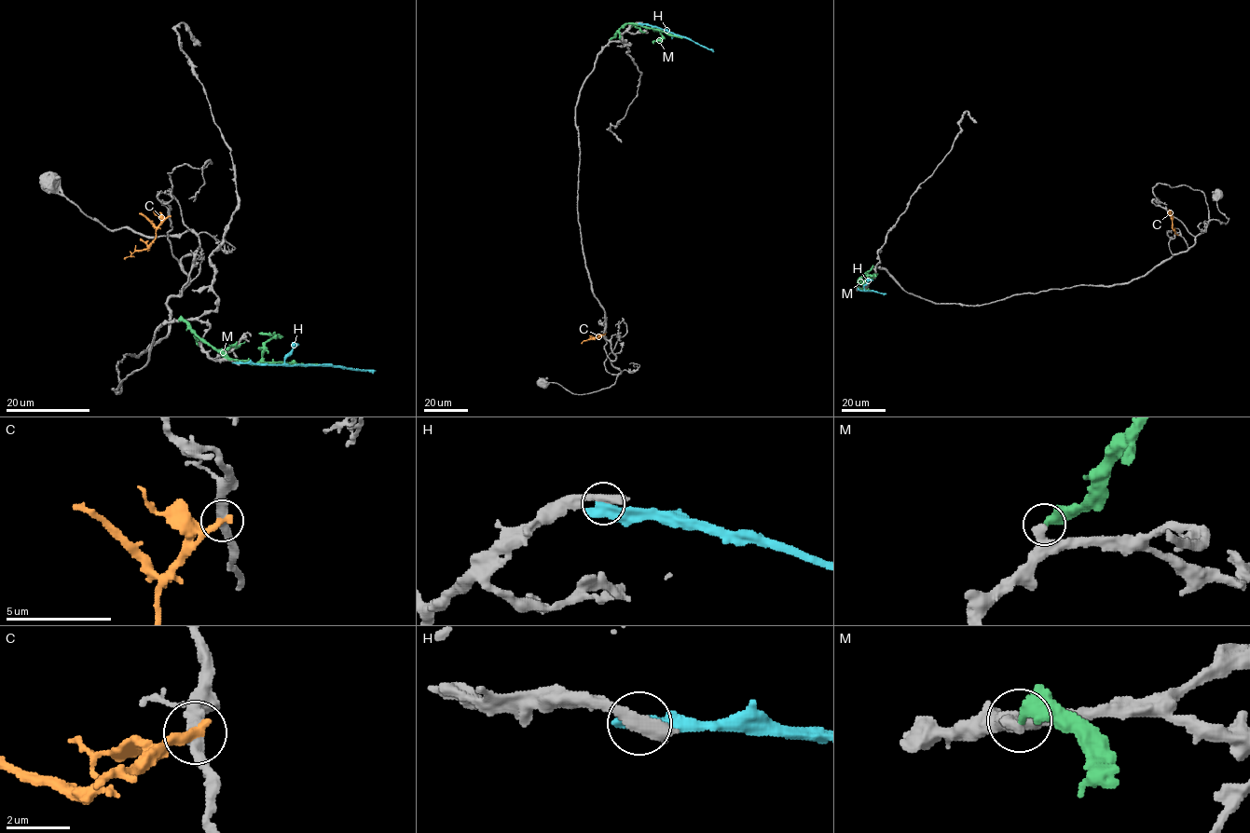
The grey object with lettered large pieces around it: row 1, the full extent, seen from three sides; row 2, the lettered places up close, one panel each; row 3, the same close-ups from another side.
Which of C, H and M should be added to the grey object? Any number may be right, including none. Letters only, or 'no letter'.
no letter

